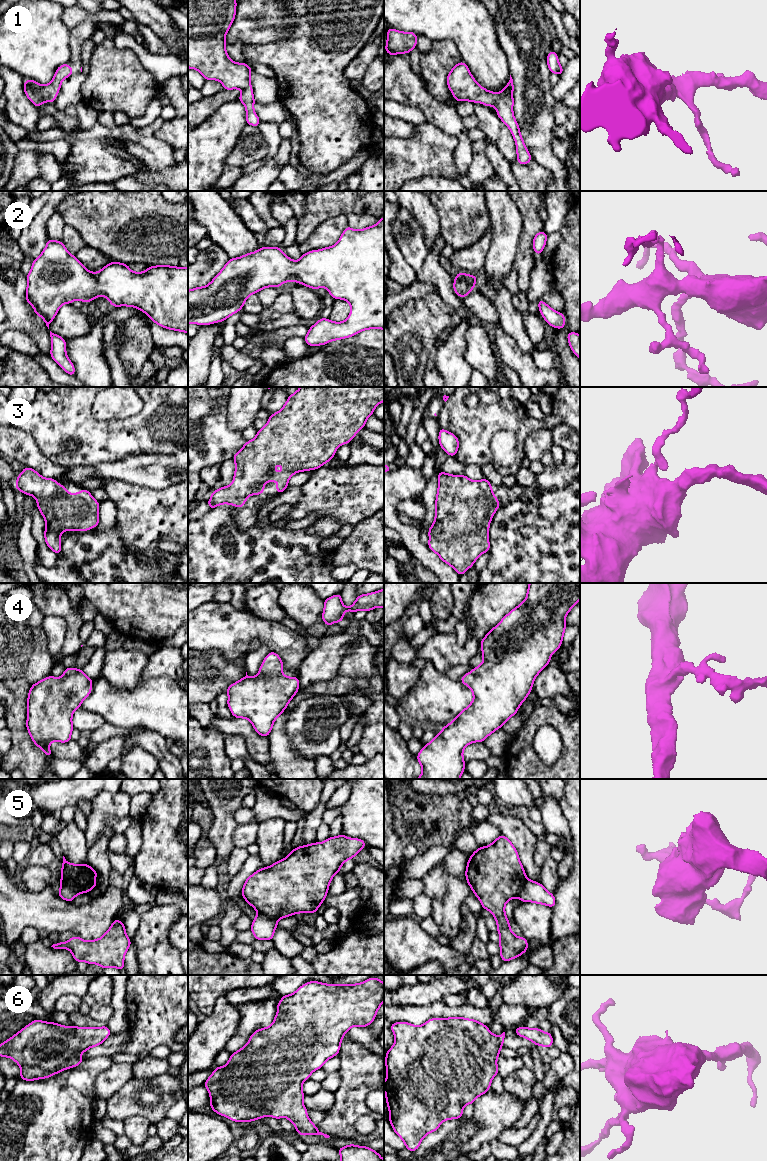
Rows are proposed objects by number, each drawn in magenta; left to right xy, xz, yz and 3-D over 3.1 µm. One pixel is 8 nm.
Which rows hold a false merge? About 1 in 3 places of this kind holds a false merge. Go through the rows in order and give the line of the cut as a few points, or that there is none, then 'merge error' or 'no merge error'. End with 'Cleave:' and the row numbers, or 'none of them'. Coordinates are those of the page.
1: no cut | no merge error
2: no cut | no merge error
3: no cut | no merge error
4: no cut | no merge error
5: xz (258, 912), (277, 920) | merge error
6: no cut | no merge error
Cleave: 5

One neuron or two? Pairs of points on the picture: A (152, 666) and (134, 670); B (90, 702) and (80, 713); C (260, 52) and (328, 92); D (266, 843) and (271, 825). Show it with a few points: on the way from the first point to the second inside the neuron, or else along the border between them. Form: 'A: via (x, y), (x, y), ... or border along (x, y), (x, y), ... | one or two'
A: border along (148, 657), (141, 677) | two
B: border along (81, 706), (89, 711), (96, 712), (104, 721) | two
C: via (277, 55), (294, 61), (311, 78) | one
D: via (270, 839), (271, 829) | one

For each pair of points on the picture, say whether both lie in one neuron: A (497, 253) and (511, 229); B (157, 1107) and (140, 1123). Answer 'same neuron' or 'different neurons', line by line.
A: same neuron
B: different neurons

